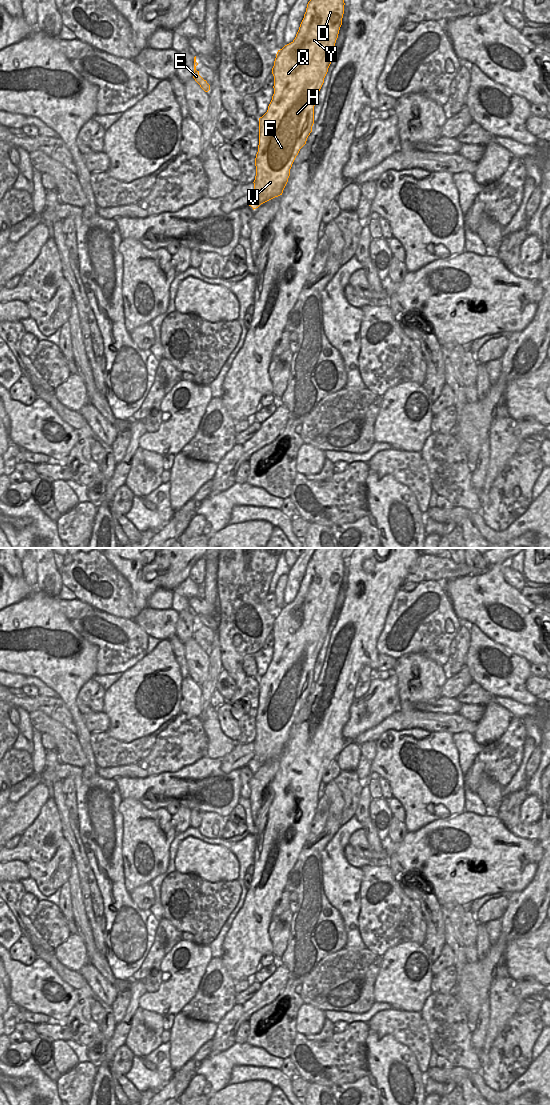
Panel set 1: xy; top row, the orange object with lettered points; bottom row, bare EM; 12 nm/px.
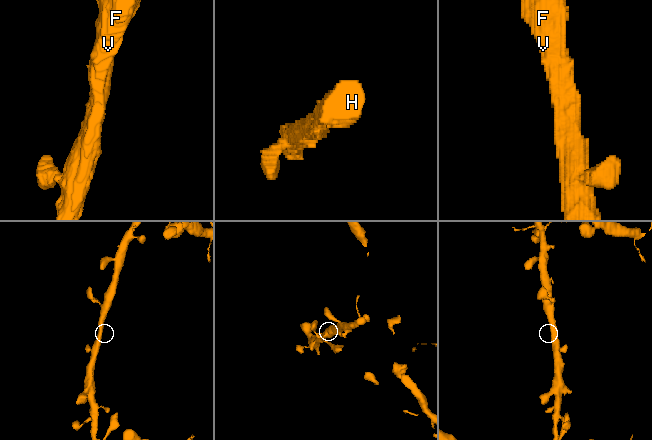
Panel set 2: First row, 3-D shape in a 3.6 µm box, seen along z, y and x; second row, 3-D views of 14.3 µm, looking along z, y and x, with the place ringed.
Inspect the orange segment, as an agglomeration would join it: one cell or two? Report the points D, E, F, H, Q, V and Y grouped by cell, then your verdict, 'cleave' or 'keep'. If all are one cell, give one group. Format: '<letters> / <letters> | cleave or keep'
D E F H Q V Y | keep

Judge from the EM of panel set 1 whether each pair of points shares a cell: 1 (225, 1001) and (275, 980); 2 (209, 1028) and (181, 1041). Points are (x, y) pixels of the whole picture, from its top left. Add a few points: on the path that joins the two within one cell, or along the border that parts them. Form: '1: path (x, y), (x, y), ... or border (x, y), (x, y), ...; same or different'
1: border (235, 1004), (219, 1022); different
2: path (202, 1031), (188, 1035); same

